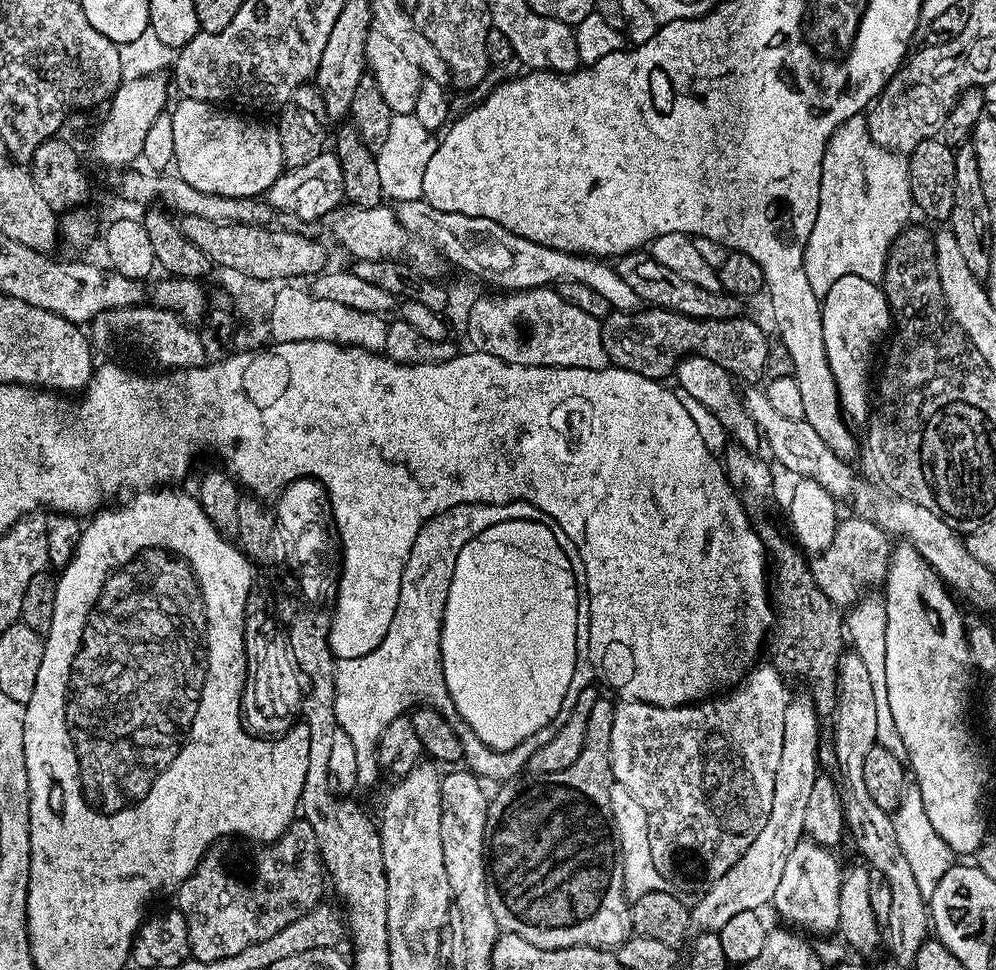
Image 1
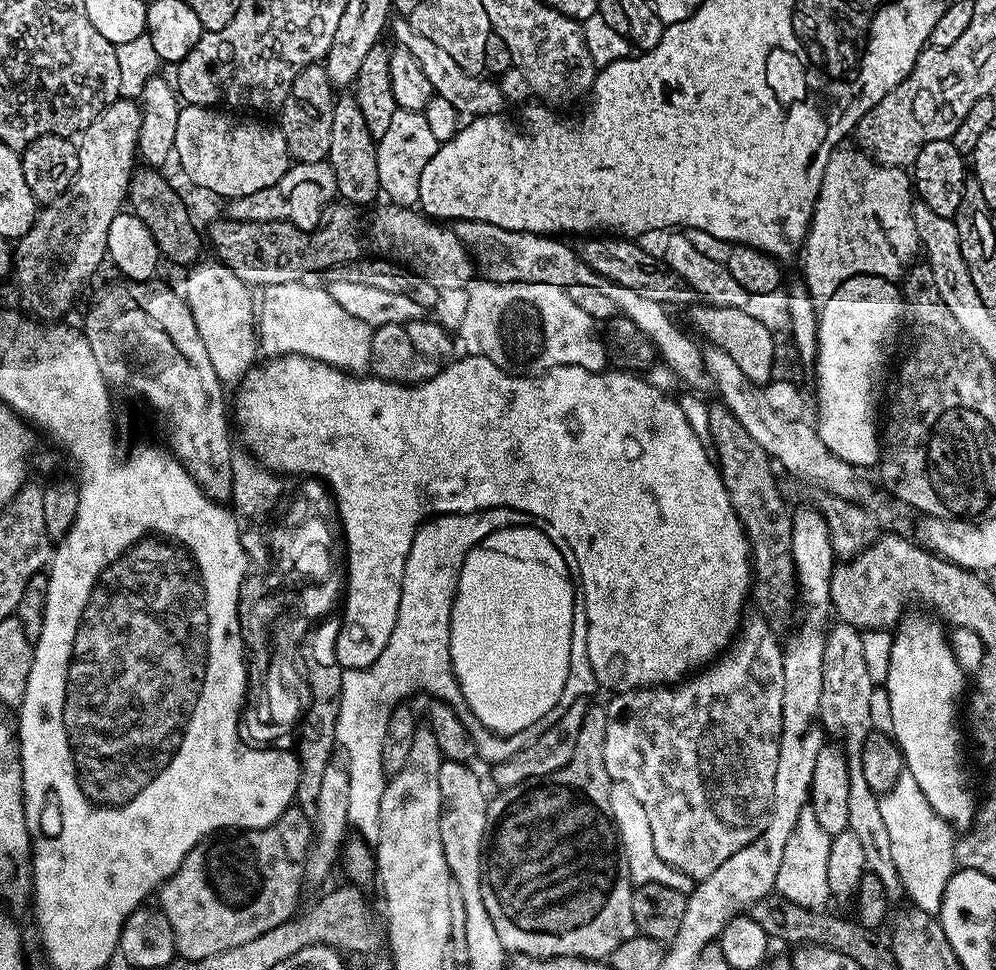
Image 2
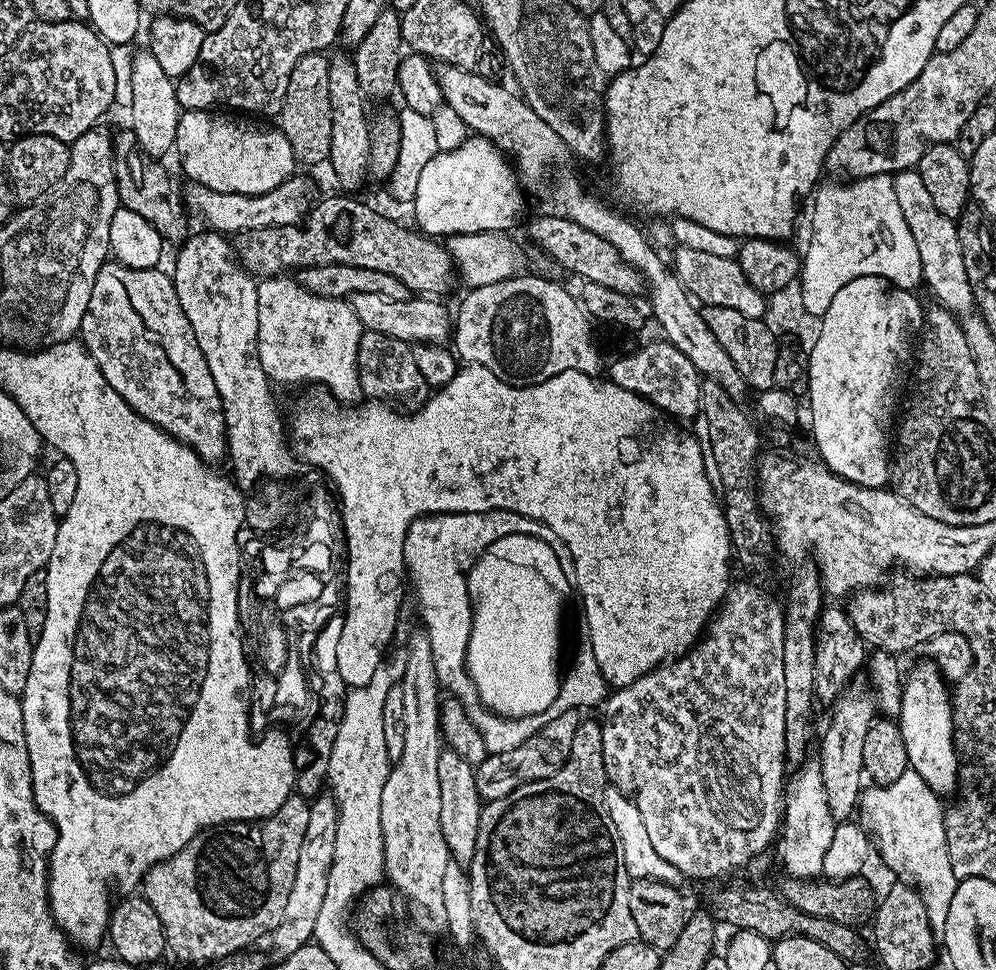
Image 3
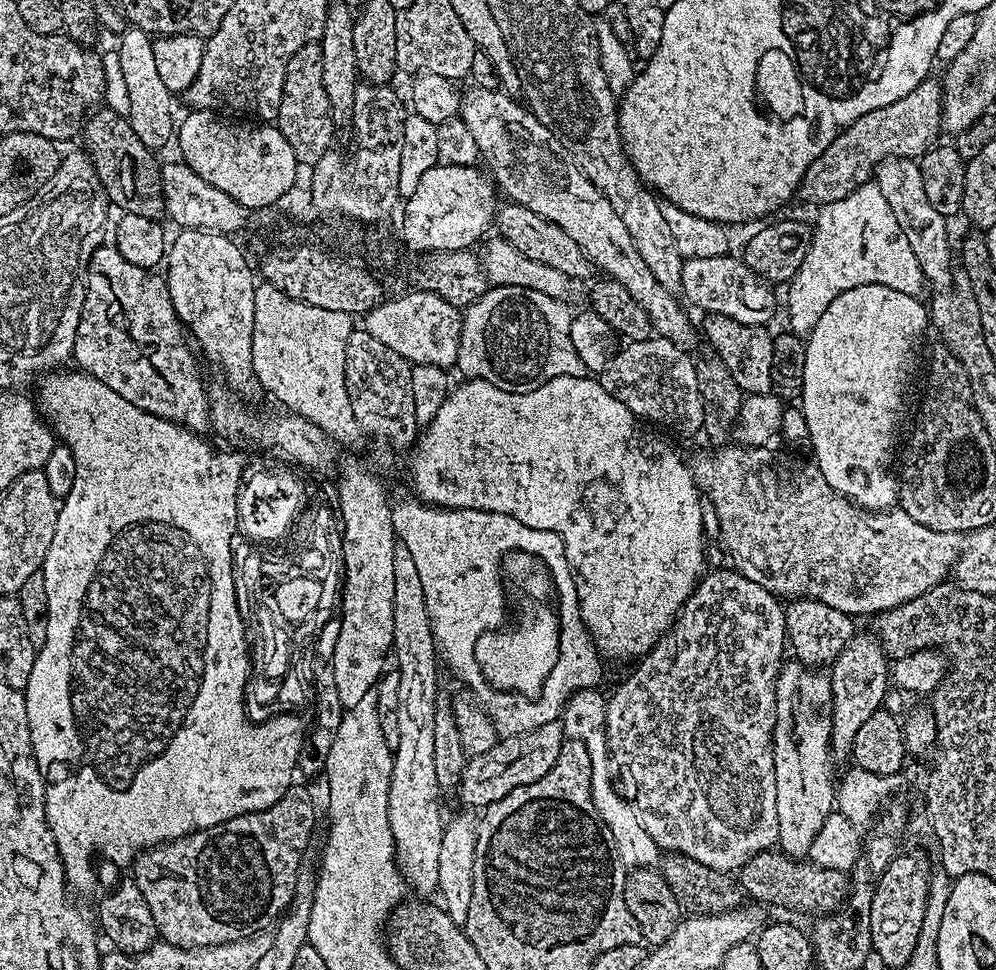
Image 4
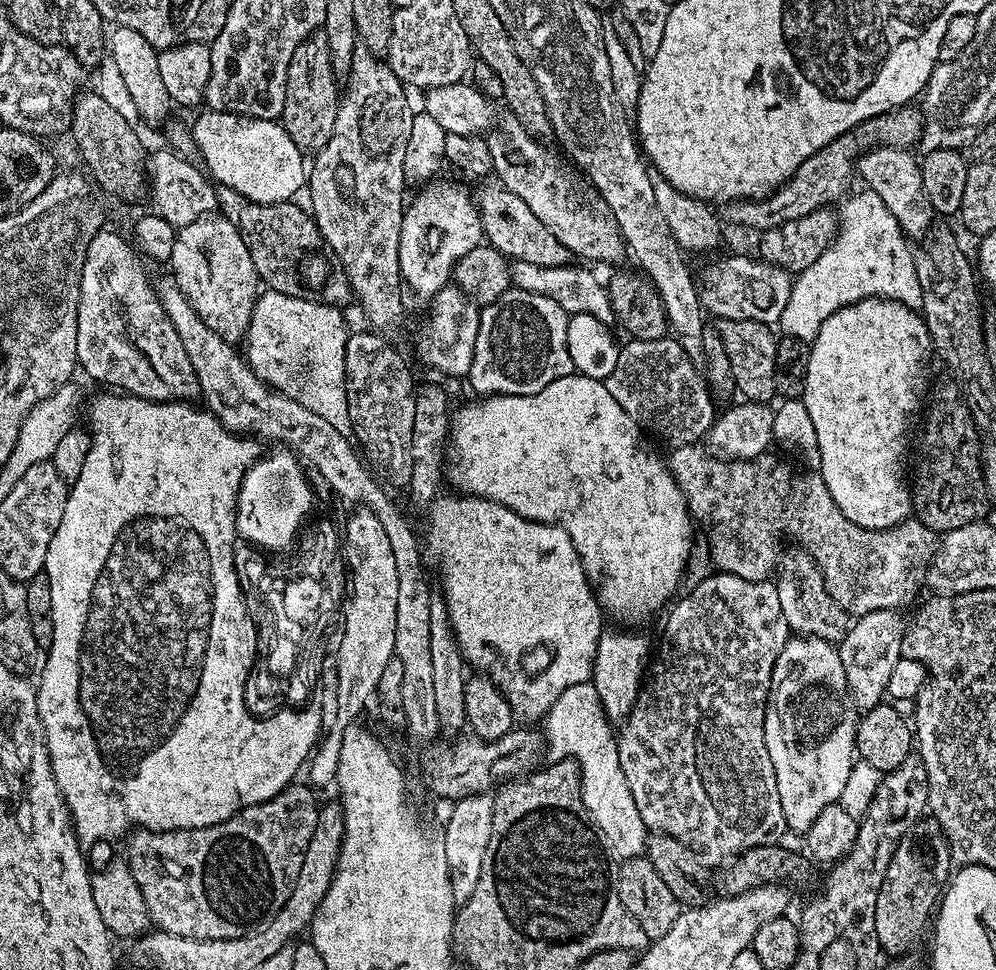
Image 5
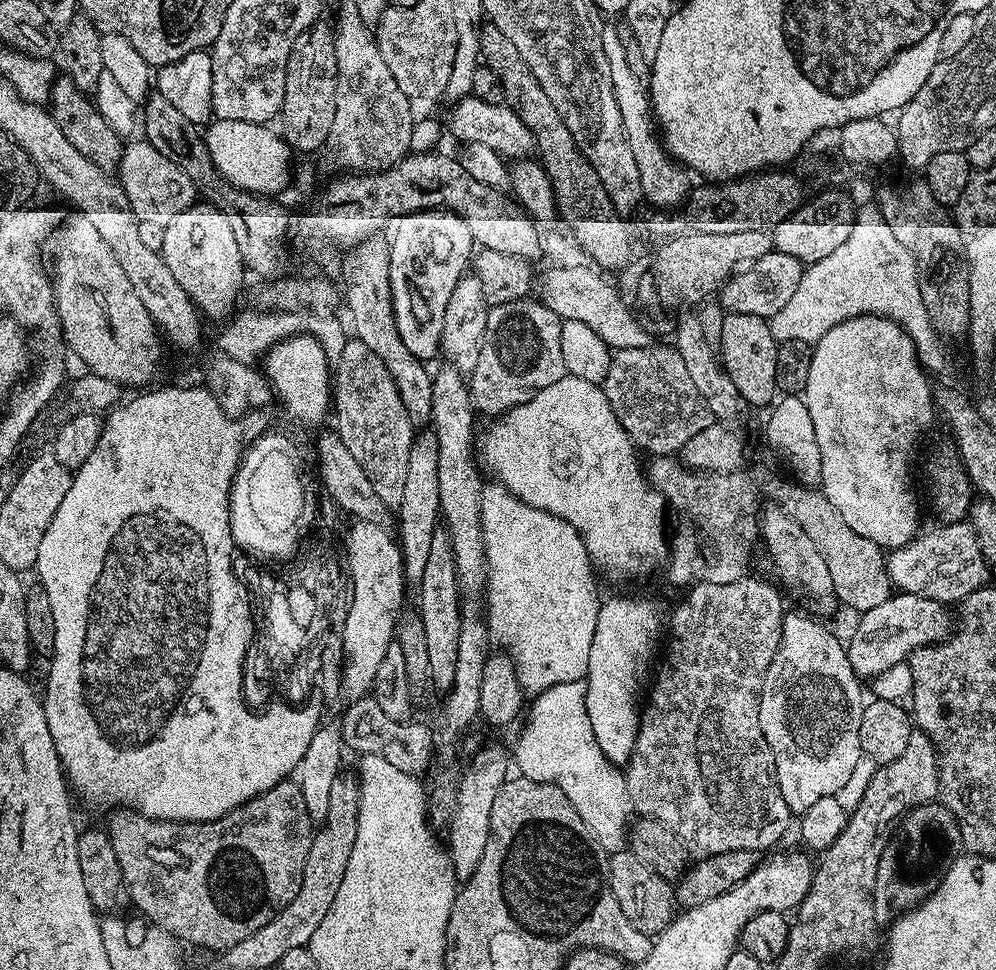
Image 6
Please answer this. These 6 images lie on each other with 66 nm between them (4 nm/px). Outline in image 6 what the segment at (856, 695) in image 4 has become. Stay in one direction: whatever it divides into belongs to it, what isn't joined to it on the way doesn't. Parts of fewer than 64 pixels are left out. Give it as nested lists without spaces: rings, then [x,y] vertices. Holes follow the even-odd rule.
[[[897,591],[882,606],[859,613],[860,621],[852,637],[846,640],[850,666],[857,676],[874,678],[882,674],[882,670],[890,670],[890,666],[905,663],[914,650],[949,639],[954,628],[954,616],[952,624],[952,616],[948,612],[951,611],[937,600]]]

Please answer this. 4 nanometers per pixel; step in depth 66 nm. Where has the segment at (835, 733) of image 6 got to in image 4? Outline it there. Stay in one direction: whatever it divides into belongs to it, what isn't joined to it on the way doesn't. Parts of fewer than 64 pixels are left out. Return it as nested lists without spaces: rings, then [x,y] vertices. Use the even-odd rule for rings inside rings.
[[[804,662],[785,663],[776,680],[776,728],[772,732],[775,754],[776,789],[778,790],[778,848],[787,856],[804,858],[822,830],[828,815],[834,811],[837,781],[832,781],[832,682],[815,667]]]

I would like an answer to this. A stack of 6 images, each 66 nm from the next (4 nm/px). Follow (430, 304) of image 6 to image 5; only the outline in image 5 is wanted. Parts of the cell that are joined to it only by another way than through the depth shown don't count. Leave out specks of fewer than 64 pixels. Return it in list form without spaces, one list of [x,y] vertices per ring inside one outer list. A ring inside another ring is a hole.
[[[425,183],[413,200],[411,197],[402,218],[398,250],[400,279],[407,291],[427,298],[449,287],[458,261],[482,242],[480,209],[474,196],[460,184],[436,183]]]

